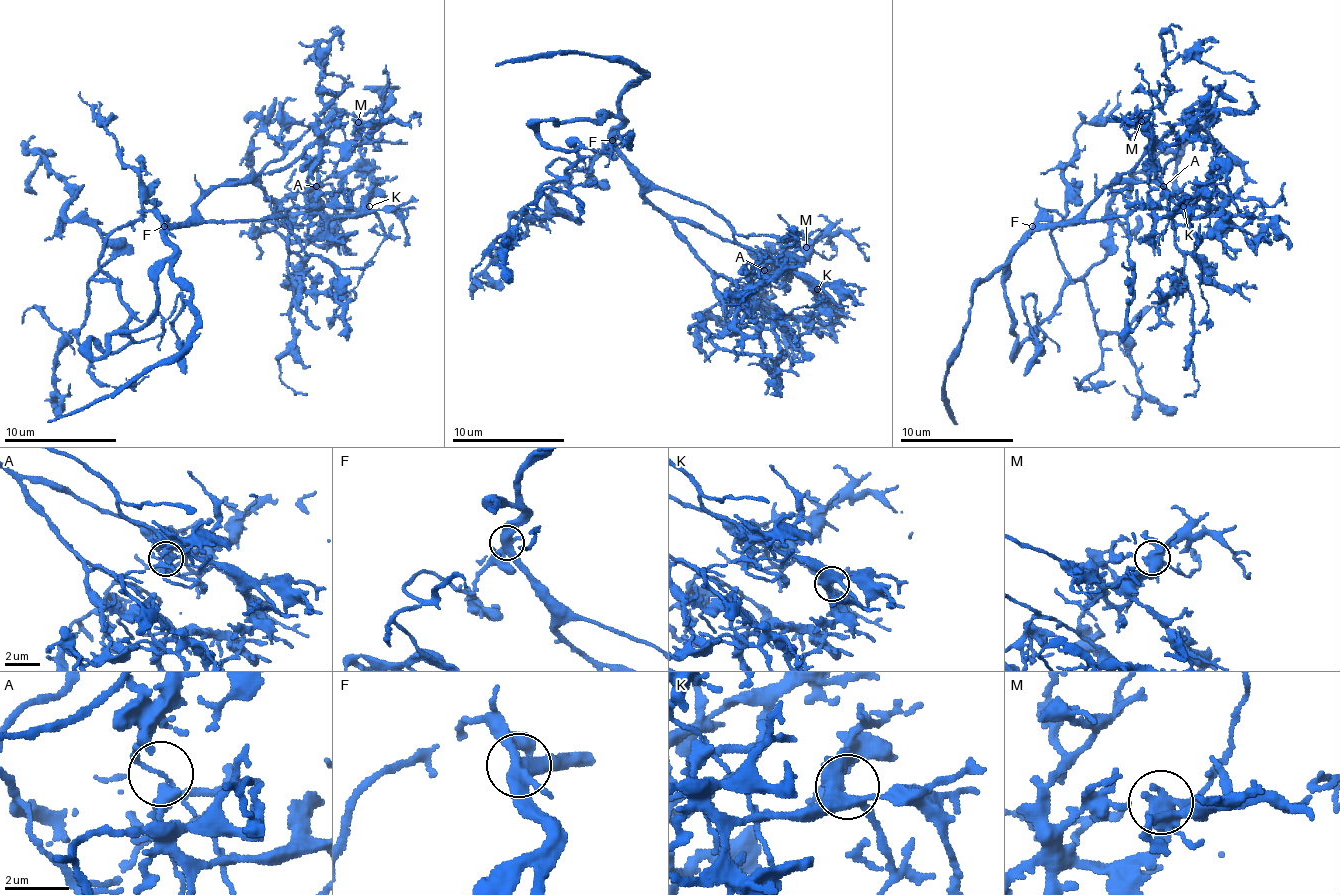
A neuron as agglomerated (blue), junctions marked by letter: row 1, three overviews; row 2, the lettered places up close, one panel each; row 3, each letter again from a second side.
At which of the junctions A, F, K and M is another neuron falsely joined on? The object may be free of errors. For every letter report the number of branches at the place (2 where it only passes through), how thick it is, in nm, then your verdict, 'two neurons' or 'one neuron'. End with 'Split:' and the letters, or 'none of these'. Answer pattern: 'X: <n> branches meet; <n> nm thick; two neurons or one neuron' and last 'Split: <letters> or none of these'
A: 4 branches meet; 170 nm thick; one neuron
F: 4 branches meet; 400 nm thick; one neuron
K: 4 branches meet; 400 nm thick; one neuron
M: 5 branches meet; 440 nm thick; one neuron
Split: none of these

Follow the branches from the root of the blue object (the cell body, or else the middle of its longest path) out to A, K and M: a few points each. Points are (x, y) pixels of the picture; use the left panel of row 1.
A: (164, 220), (173, 223), (265, 220), (285, 214), (293, 206), (310, 206), (316, 200), (316, 186)
K: (164, 220), (173, 223), (246, 223), (285, 214), (293, 206), (316, 206), (330, 217), (358, 217), (369, 206)
M: (164, 220), (181, 223), (218, 186), (282, 169), (316, 144), (347, 144), (358, 122)

